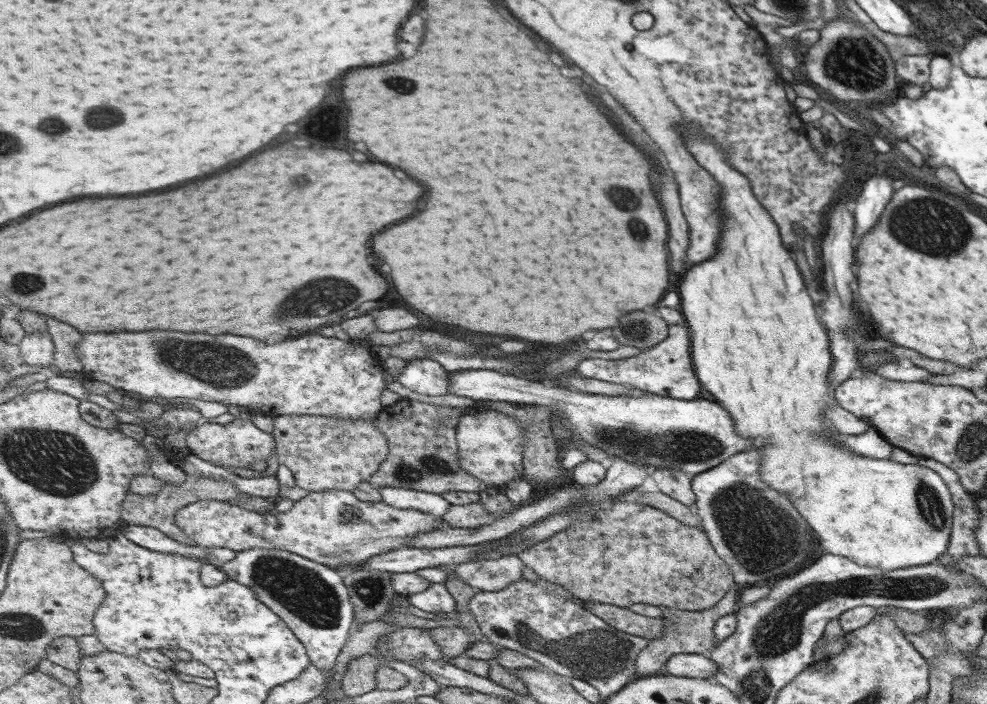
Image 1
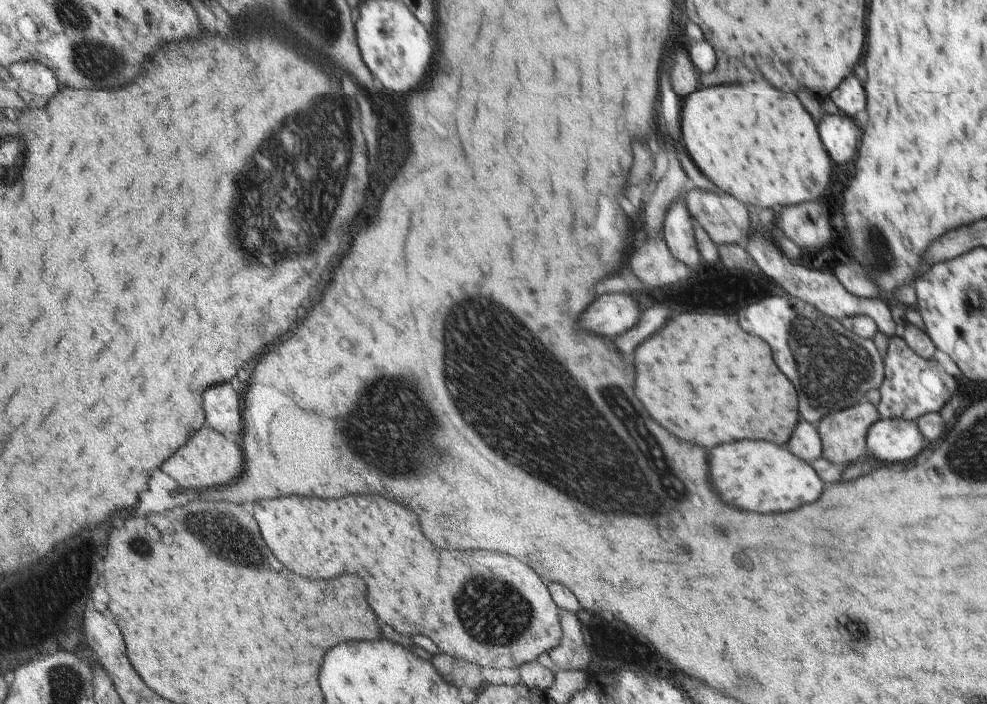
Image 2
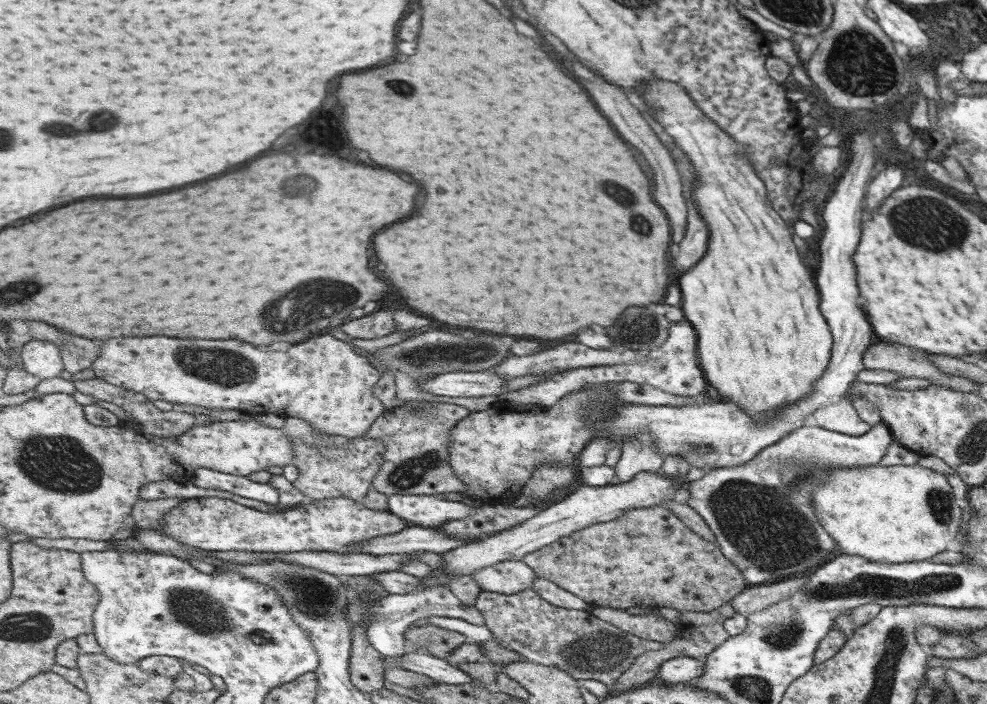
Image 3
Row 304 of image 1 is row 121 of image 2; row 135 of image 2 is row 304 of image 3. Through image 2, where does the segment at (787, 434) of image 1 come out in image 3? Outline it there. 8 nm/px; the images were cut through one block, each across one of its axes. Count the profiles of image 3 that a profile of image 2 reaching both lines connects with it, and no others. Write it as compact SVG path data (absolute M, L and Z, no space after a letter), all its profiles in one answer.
M675 82L653 84L655 86L643 86L643 100L653 120L695 166L699 186L691 192L691 198L695 198L695 206L703 210L707 226L711 226L711 250L707 250L707 258L703 258L699 266L687 269L677 280L683 319L696 333L697 362L704 380L715 388L719 397L735 402L756 421L765 422L774 413L787 405L795 405L813 392L815 381L826 370L832 349L829 324L821 310L817 310L821 300L817 300L811 276L791 242L789 226L771 210L765 198L765 186L745 158L745 146L733 142L707 120Z

